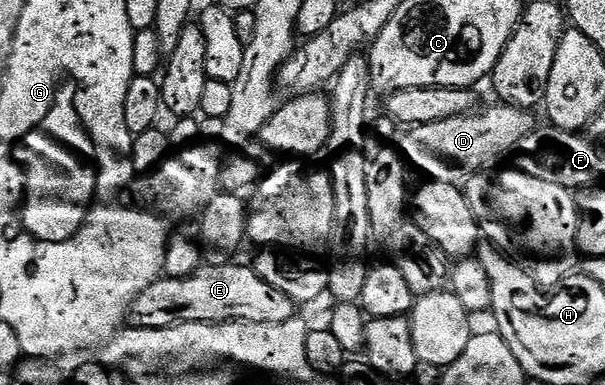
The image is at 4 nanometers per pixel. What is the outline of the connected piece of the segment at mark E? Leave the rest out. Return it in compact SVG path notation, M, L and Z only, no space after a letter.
M203 264L185 279L163 276L140 293L130 305L129 324L136 329L163 329L183 321L223 325L226 321L248 323L288 323L295 320L296 303L284 291L272 287L247 265Z

